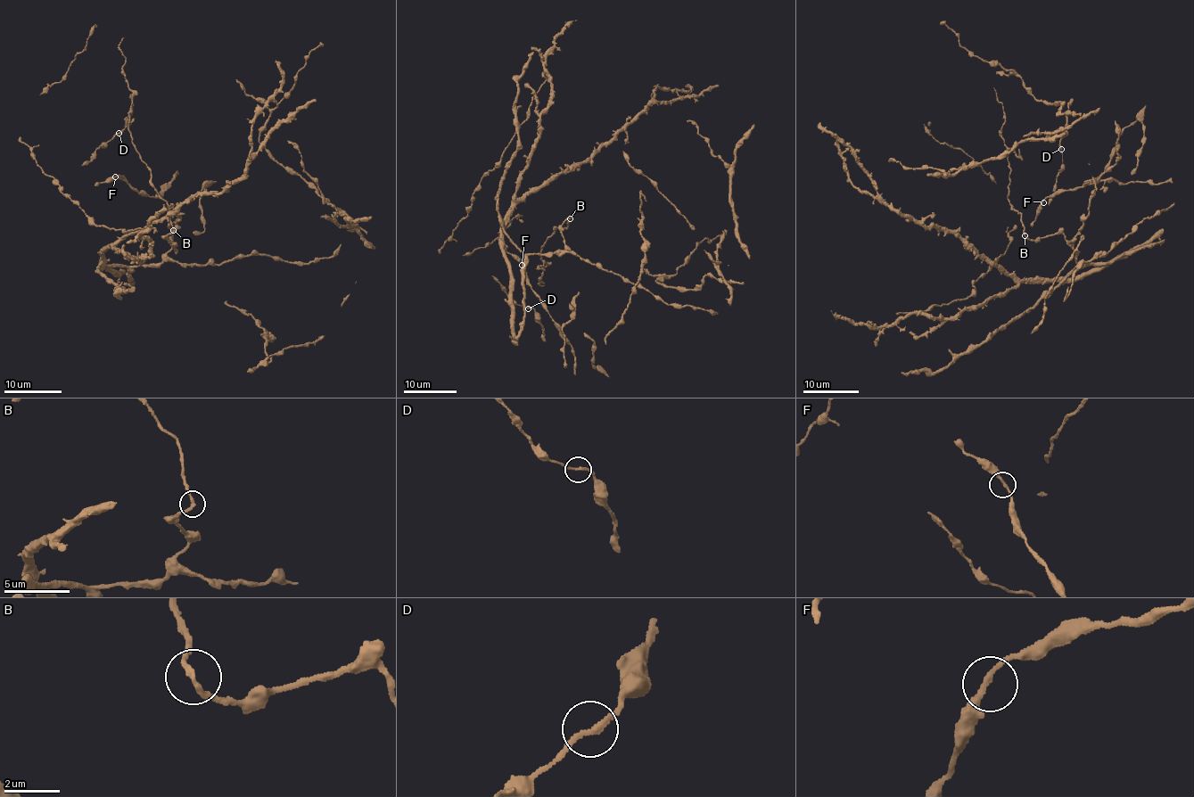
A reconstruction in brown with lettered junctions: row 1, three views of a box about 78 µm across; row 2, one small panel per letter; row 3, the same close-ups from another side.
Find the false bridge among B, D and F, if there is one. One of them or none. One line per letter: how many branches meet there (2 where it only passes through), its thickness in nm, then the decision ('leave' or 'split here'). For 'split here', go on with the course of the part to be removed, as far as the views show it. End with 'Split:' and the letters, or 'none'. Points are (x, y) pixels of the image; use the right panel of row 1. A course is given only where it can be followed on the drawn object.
B: 2 | 200 nm | split here | (1025, 235), (1022, 215), (1012, 209), (1008, 199), (1010, 168), (1000, 132), (1004, 112), (993, 88)
D: 2 | 180 nm | leave
F: 2 | 200 nm | leave
Split: B

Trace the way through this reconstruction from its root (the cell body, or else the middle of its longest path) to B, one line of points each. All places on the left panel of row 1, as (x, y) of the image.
B: (107, 265), (120, 274), (119, 282), (132, 283), (129, 268), (160, 265), (172, 247), (165, 234), (173, 231)

